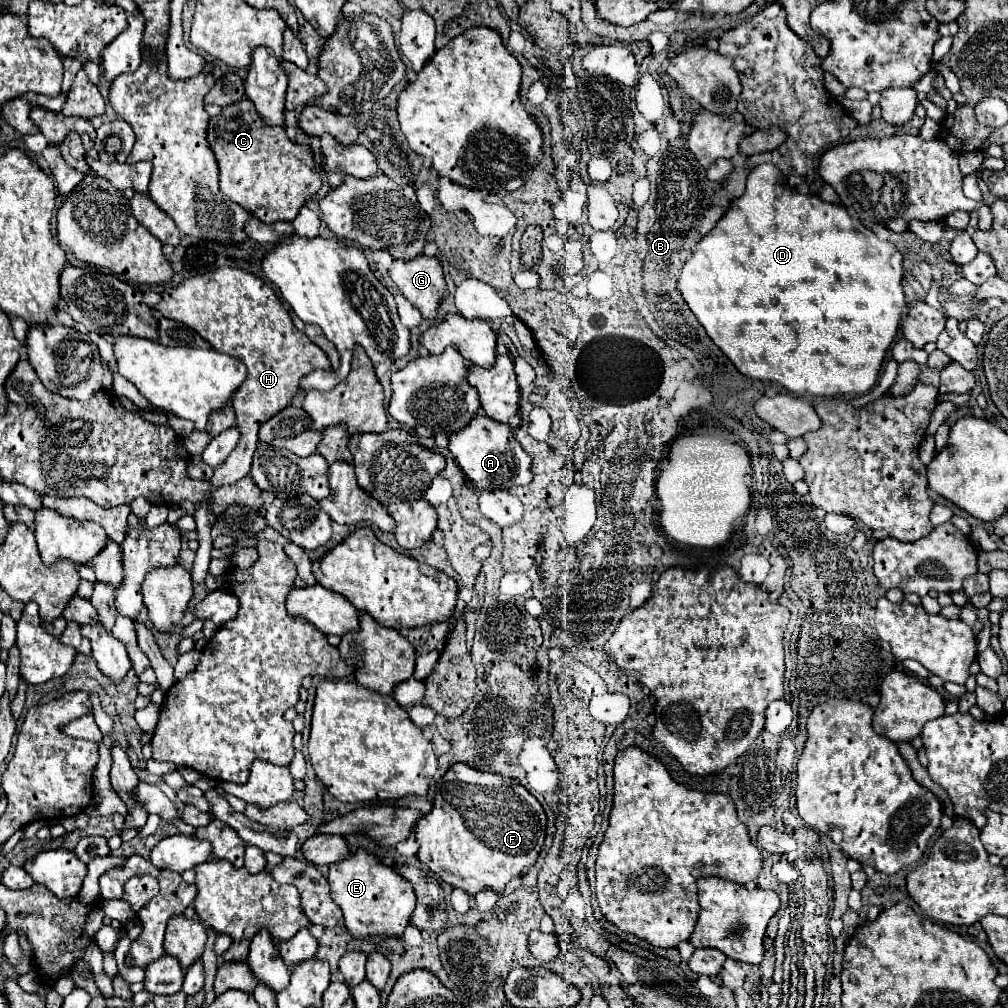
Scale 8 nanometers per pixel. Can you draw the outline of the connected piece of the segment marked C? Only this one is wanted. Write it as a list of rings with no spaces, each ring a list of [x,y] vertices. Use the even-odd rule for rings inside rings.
[[[251,100],[231,104],[219,116],[211,118],[207,138],[219,162],[221,192],[261,222],[291,222],[299,208],[321,188],[321,176],[315,168],[311,148],[291,142],[283,126],[265,124]]]

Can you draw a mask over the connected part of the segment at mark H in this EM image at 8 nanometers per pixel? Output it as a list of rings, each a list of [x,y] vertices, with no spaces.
[[[221,268],[213,270],[213,274],[187,278],[177,288],[167,288],[155,308],[165,318],[179,320],[199,332],[217,352],[225,352],[247,366],[247,378],[241,384],[241,390],[231,398],[236,424],[243,436],[211,478],[215,486],[237,482],[251,470],[259,426],[293,402],[299,394],[299,380],[303,376],[313,370],[329,370],[329,358],[295,328],[275,292],[261,278],[239,268]]]

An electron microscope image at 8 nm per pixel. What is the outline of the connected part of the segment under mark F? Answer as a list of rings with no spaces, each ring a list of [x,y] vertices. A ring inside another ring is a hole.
[[[457,762],[445,772],[443,778],[437,780],[433,808],[429,814],[421,816],[415,826],[415,836],[419,842],[417,858],[427,864],[435,874],[439,874],[443,882],[455,888],[463,888],[471,896],[475,896],[483,888],[503,892],[505,884],[513,876],[523,874],[525,866],[535,864],[539,850],[545,842],[545,826],[545,810],[541,808],[539,800],[519,784],[519,780],[473,770],[471,766]]]

